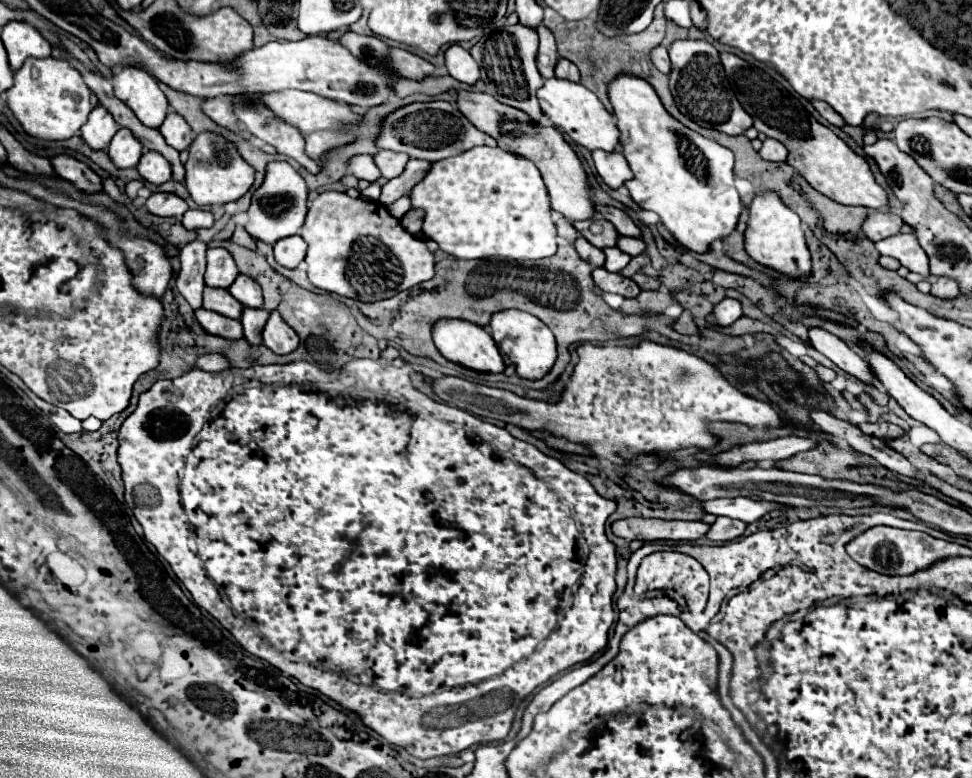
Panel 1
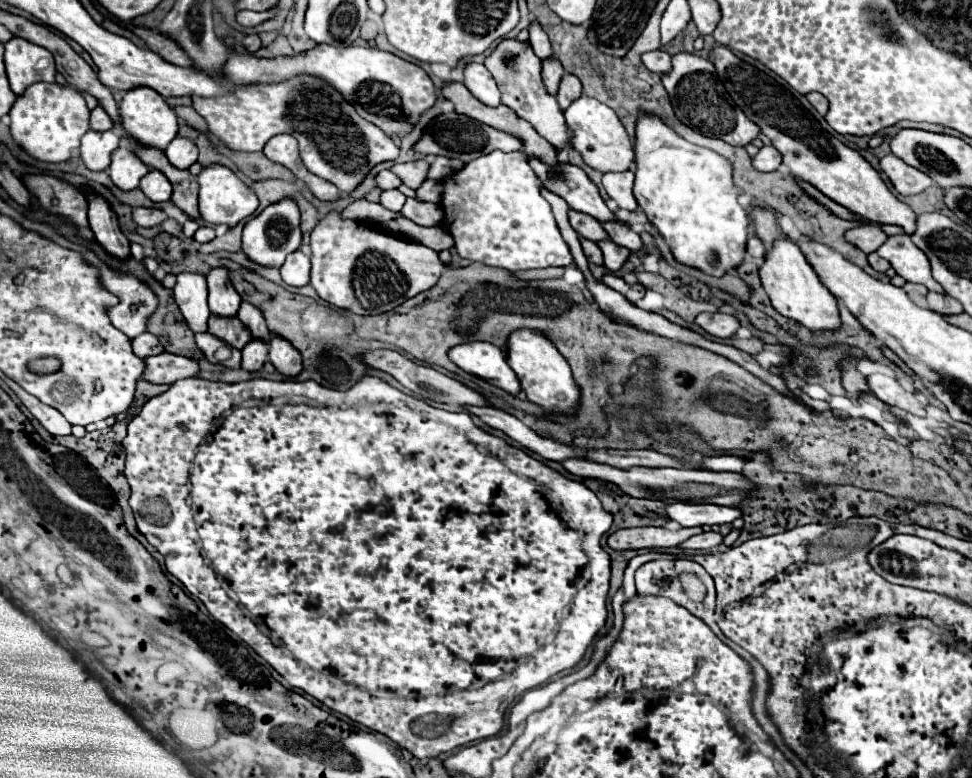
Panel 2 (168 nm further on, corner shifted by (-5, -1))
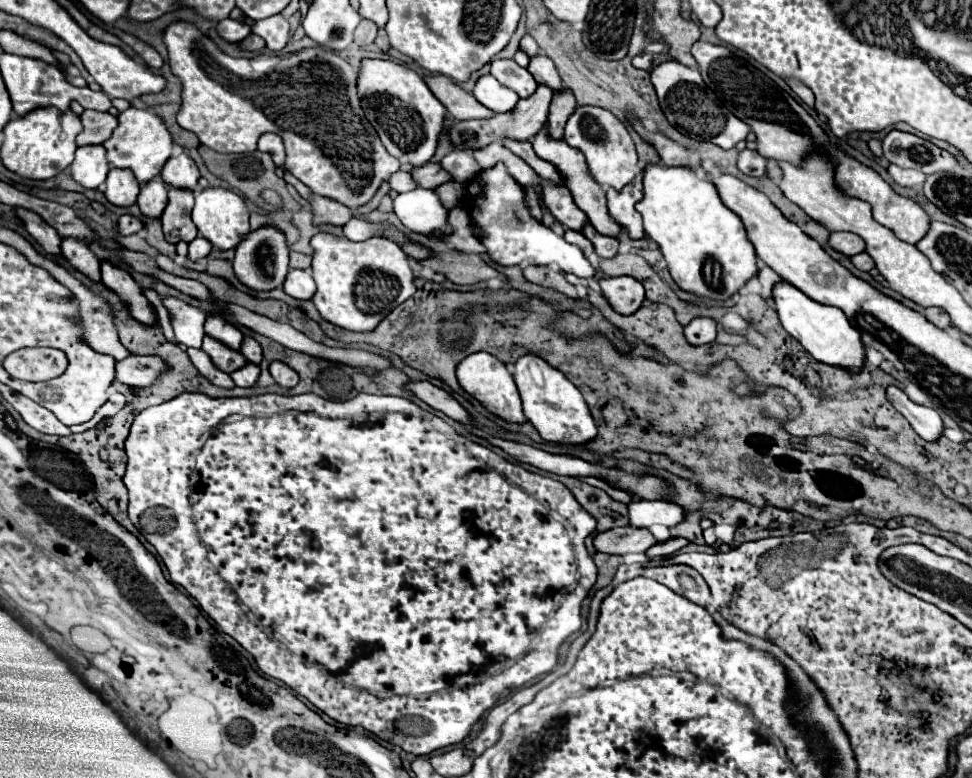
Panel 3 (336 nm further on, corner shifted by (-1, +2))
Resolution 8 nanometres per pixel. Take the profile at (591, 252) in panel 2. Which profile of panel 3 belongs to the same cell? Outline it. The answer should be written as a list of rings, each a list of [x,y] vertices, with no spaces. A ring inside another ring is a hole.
[[[565,231],[565,241],[577,245],[585,253],[585,257],[593,255],[593,245],[591,245],[591,241],[581,231]]]

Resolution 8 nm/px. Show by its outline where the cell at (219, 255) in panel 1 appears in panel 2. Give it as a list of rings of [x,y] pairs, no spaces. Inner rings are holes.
[[[213,268],[207,276],[209,308],[213,316],[237,316],[241,298],[231,286],[225,268]]]

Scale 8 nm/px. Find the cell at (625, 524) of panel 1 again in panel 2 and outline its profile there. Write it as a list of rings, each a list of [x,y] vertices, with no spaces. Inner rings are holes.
[[[623,528],[607,538],[607,546],[613,550],[655,550],[679,546],[687,538],[701,534],[703,528],[679,528],[675,532],[665,528]]]

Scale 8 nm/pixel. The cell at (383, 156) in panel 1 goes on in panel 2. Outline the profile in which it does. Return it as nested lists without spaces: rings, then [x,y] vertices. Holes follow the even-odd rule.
[[[415,160],[415,162],[405,162],[405,164],[393,164],[391,170],[403,180],[405,186],[417,190],[427,180],[429,162],[427,160]]]

